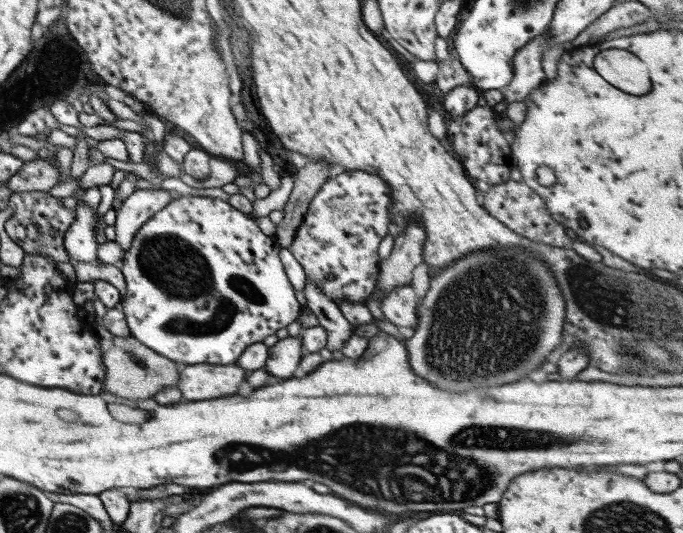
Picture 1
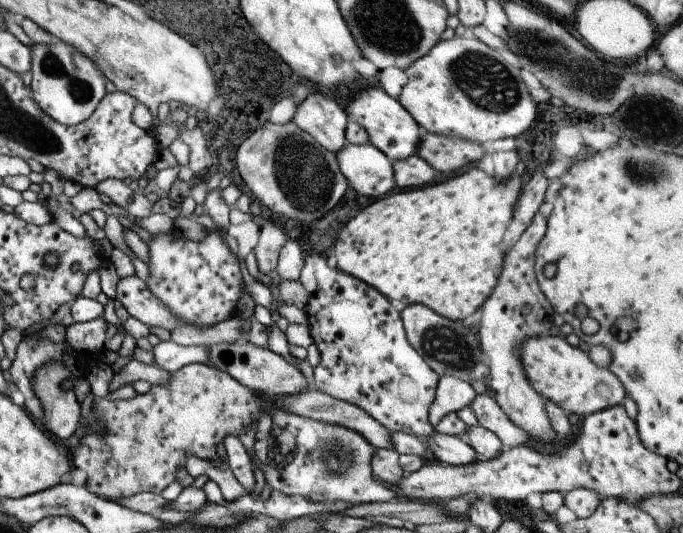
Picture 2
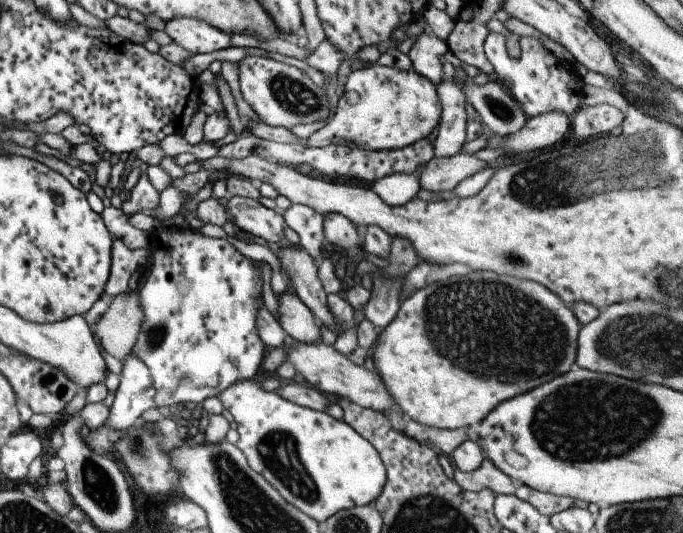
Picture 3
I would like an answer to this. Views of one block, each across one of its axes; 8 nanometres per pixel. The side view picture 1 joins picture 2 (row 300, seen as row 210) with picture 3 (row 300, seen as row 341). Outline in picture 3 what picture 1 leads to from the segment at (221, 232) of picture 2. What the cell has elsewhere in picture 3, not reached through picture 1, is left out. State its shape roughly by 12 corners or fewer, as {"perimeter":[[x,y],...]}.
{"perimeter":[[148,230],[105,455],[145,410],[253,378],[261,278],[225,238]]}

